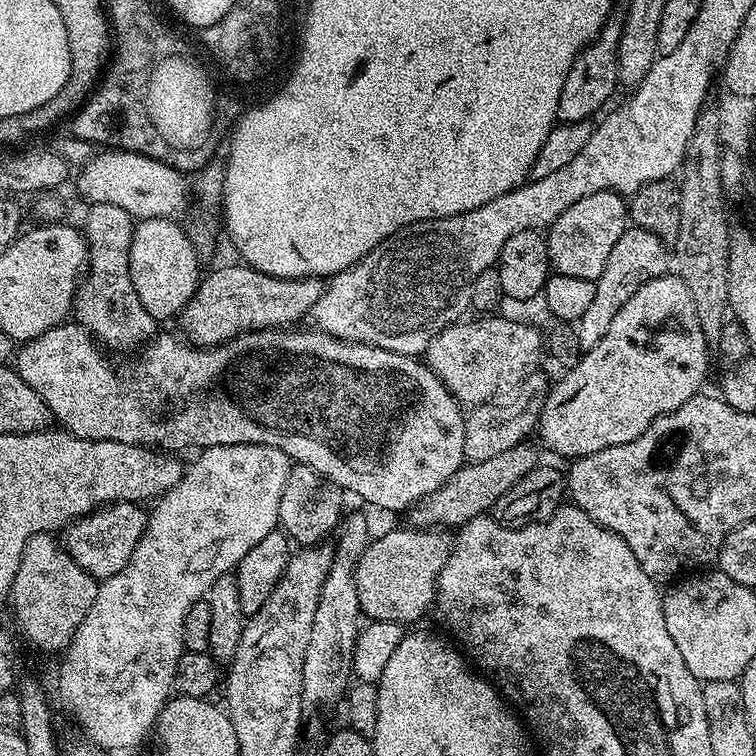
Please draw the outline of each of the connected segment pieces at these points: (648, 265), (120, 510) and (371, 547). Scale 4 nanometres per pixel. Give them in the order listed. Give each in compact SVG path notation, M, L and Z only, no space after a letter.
M632 226L614 242L614 250L610 250L610 258L606 258L606 270L596 280L594 290L594 303L582 318L575 321L574 327L578 334L578 342L581 349L587 350L598 346L602 334L610 326L614 314L622 310L622 306L635 294L646 282L665 275L670 268L670 252L666 249L665 241L659 240L654 234L646 230Z
M120 500L117 504L106 504L97 508L88 516L73 520L62 532L62 543L69 554L98 582L118 574L126 562L130 562L130 554L134 554L134 546L142 538L148 525L148 512L139 503L131 500Z
M405 526L400 530L390 530L380 538L369 541L368 546L360 556L354 570L358 602L361 613L368 620L385 620L401 626L412 626L415 620L420 620L428 612L428 607L438 600L438 583L442 566L449 560L454 543L453 535L446 530L417 529Z

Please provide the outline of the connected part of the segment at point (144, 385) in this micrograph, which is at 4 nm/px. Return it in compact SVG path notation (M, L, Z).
M65 322L59 324L56 328L46 330L46 334L38 334L38 338L33 340L25 340L19 345L18 351L14 356L14 367L16 373L22 378L22 382L26 382L26 386L30 386L30 390L34 390L34 394L38 394L38 398L42 398L42 402L46 402L51 419L56 420L61 429L66 432L71 432L72 435L82 438L83 440L113 440L114 442L122 442L123 444L134 444L137 446L155 446L160 450L176 450L172 448L196 448L195 450L203 450L205 448L213 448L214 446L230 446L231 444L261 444L262 446L274 446L278 450L282 450L288 455L289 461L296 464L305 464L314 469L320 476L325 476L332 484L337 484L345 493L353 492L356 496L361 496L368 504L373 504L376 508L385 508L388 512L407 513L413 505L419 503L420 500L426 498L427 495L433 494L439 487L442 487L451 476L466 464L464 458L464 418L465 413L462 411L461 405L449 394L447 386L441 382L435 374L428 369L427 363L421 362L415 356L403 356L397 352L390 350L382 350L378 346L370 346L369 344L355 344L349 340L339 340L334 338L328 332L319 330L311 330L312 332L296 332L300 330L285 330L283 328L267 328L261 332L247 332L241 336L236 336L232 340L228 340L224 344L217 344L215 348L200 348L197 344L189 342L183 335L180 336L163 336L157 334L143 345L140 357L136 360L136 365L133 366L132 372L128 372L122 377L116 373L116 368L103 356L101 345L97 343L94 337L91 336L81 324L75 322Z

